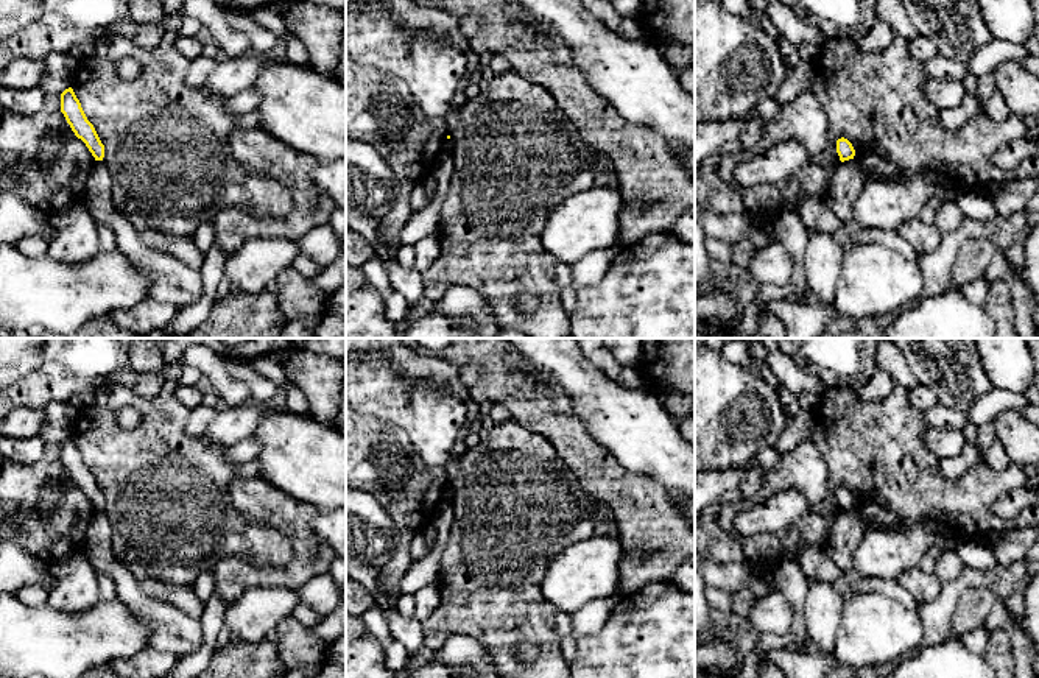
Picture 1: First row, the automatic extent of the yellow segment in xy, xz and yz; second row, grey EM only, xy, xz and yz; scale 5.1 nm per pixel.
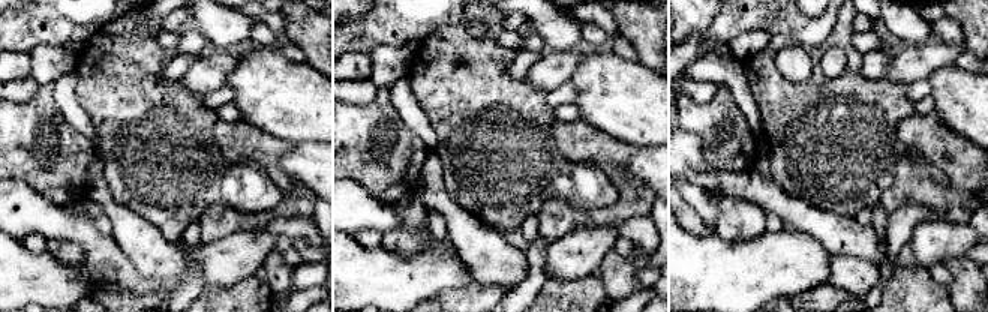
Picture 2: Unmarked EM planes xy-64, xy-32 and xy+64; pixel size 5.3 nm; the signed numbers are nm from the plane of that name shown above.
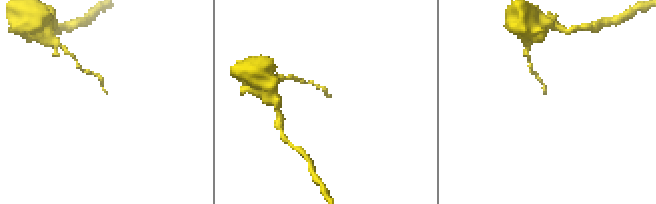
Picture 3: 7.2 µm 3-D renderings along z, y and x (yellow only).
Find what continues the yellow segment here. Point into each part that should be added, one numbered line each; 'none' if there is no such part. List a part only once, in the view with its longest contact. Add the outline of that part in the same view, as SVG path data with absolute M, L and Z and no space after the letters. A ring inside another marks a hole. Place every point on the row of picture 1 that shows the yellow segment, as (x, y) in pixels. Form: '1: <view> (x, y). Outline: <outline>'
none

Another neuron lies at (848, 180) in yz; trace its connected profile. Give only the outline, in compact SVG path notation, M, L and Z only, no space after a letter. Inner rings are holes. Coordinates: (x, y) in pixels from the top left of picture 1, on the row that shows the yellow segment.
M857 159L840 162L835 167L826 201L841 223L852 220L852 206L865 184L865 173Z

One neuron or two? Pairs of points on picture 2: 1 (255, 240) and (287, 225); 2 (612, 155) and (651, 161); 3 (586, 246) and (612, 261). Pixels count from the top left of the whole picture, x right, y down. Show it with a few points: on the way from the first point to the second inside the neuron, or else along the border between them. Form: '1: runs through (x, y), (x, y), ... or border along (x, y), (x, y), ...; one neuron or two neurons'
1: border along (257, 230), (266, 230), (276, 237); two neurons
2: border along (634, 147), (625, 167), (649, 188); two neurons
3: border along (613, 249), (603, 258), (598, 269); two neurons

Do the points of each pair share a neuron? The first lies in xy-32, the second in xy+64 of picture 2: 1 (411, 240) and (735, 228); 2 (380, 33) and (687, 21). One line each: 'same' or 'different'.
1: same
2: different

